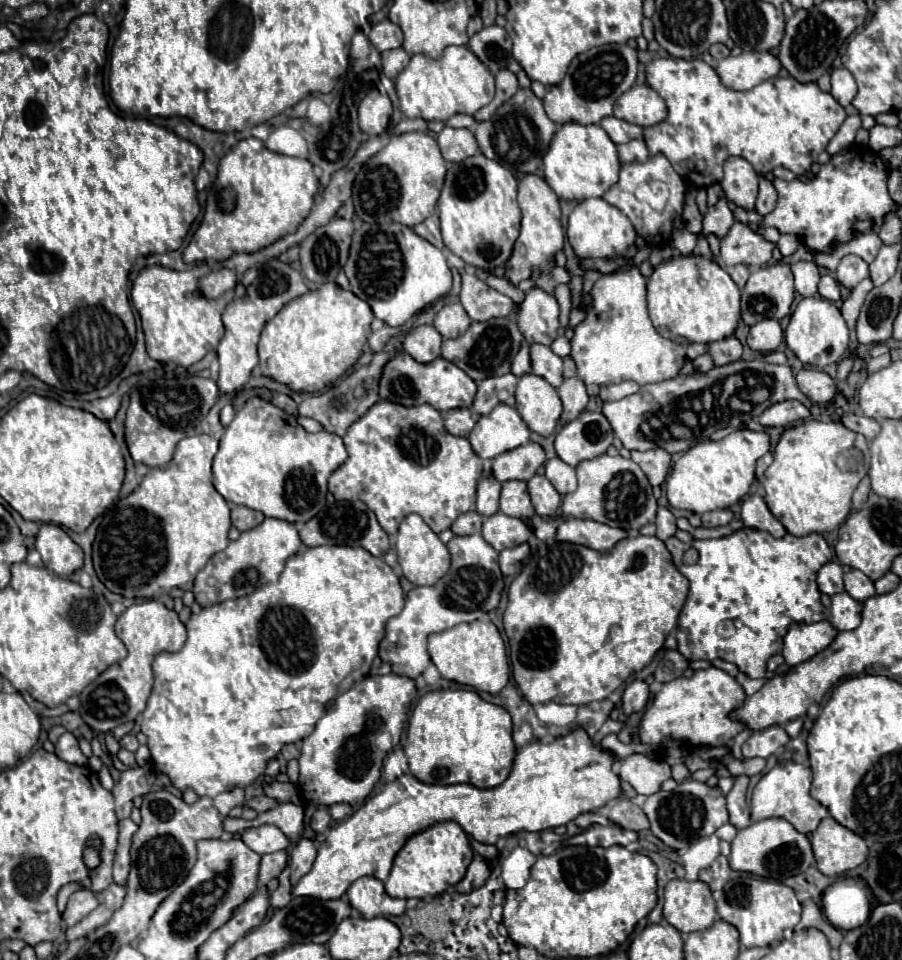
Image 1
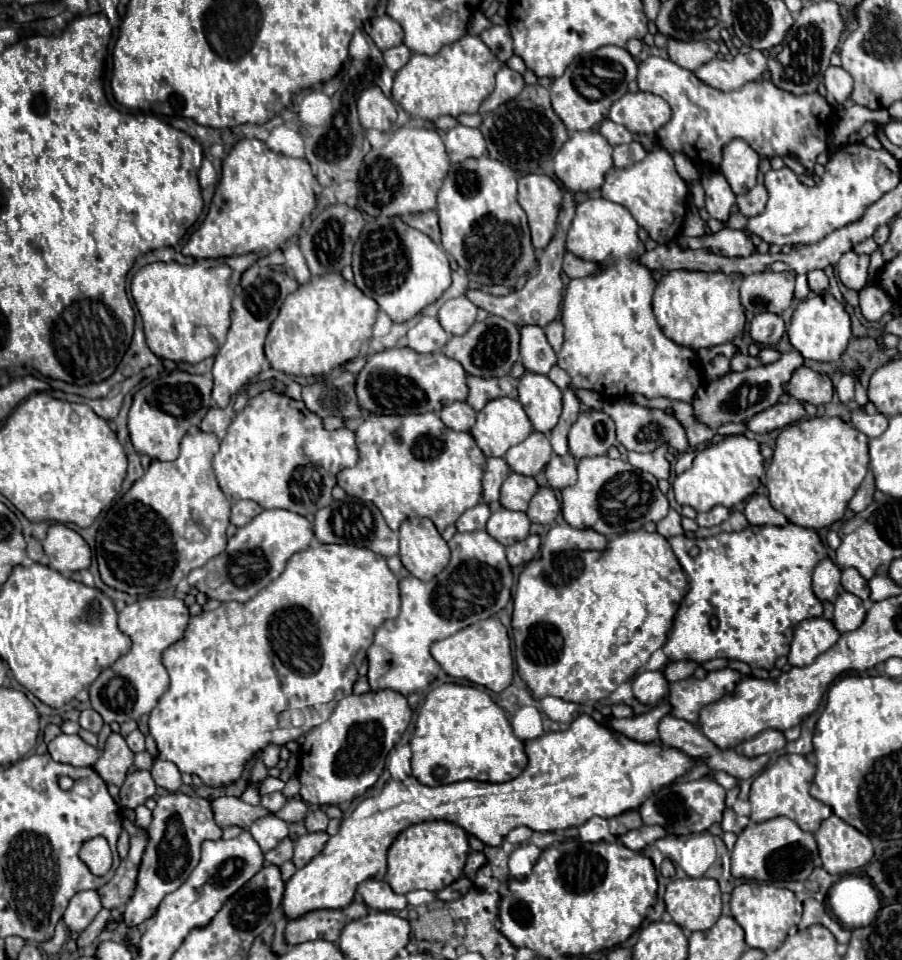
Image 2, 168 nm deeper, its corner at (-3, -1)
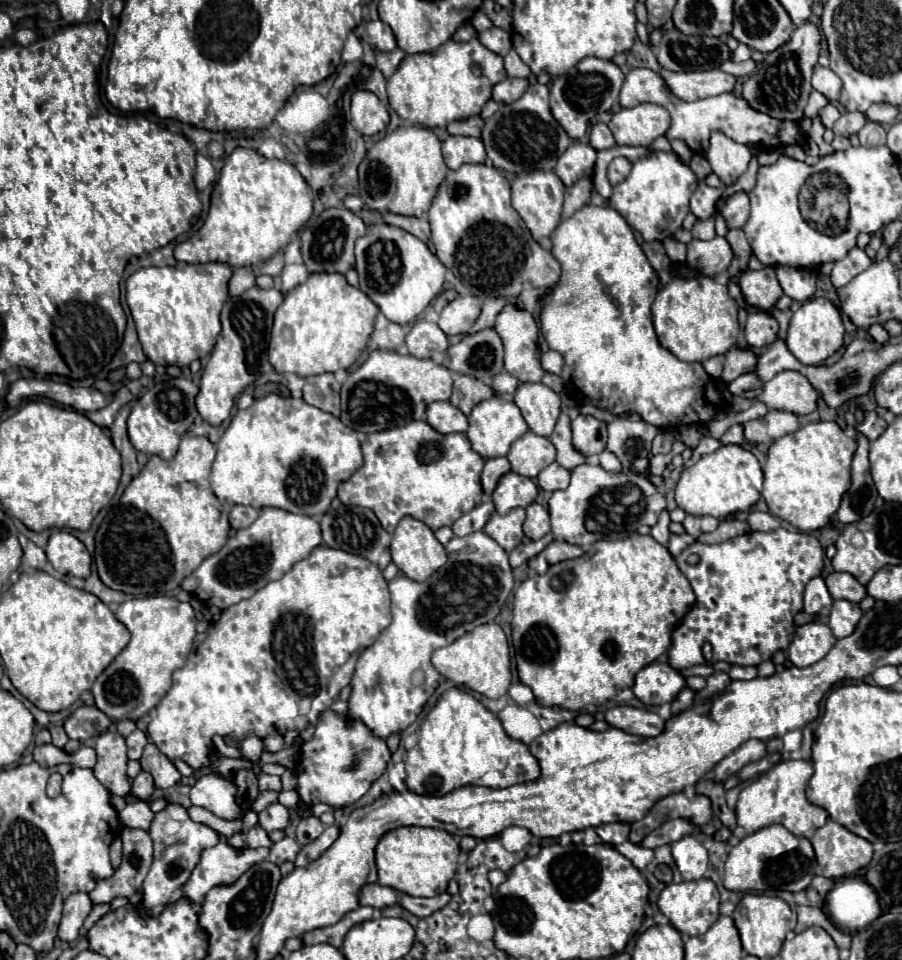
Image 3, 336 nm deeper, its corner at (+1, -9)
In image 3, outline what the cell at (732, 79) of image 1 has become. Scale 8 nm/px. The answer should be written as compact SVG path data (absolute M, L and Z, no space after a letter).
M688 71L688 73L668 73L664 75L668 89L682 101L696 101L704 97L714 97L734 89L736 79L724 71Z

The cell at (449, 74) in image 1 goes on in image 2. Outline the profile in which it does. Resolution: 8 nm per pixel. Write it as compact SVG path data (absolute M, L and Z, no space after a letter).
M474 35L442 47L438 55L412 55L410 63L394 77L392 97L410 115L422 119L436 119L440 115L458 117L462 113L478 113L480 103L494 91L494 75L502 67L490 49Z

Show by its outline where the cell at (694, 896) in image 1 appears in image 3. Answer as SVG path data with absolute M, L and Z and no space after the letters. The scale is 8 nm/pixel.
M712 879L670 883L662 889L660 899L658 899L660 911L684 935L704 935L718 919L718 905L720 905L720 895L718 895L718 889L716 889Z

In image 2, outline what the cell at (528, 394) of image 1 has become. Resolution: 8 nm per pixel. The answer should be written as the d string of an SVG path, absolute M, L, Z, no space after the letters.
M526 371L518 381L518 393L532 427L540 433L550 433L562 413L560 389L546 375Z

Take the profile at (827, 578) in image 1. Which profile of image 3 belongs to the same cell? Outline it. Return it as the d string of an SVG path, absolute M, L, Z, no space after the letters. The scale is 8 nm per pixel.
M814 577L808 585L806 585L806 589L804 589L804 613L810 613L810 615L818 615L818 617L822 617L822 615L826 615L830 609L830 605L832 605L834 601L832 601L832 597L830 597L830 593L828 593L828 589L826 589L826 583L824 583L824 579L822 577Z

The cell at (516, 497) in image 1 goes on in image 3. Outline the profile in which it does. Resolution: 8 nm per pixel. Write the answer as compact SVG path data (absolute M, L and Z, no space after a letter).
M508 471L498 481L498 487L492 493L492 501L496 511L504 515L514 507L528 507L530 503L534 503L536 493L538 493L538 487L534 485L532 479L522 477L514 471Z

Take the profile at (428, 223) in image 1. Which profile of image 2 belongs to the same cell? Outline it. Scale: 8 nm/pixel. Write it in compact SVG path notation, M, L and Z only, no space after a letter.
M436 211L410 215L410 217L406 217L406 223L410 223L410 227L426 233L434 243L440 243L440 227L438 227L438 213Z

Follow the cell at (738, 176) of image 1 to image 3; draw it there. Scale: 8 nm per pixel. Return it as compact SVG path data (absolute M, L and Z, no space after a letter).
M712 131L706 159L712 167L712 171L722 179L722 183L730 185L732 179L740 177L746 171L746 167L752 159L752 153L746 145L732 141L722 131Z

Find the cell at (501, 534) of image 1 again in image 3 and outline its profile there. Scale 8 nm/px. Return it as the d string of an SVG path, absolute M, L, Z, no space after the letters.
M522 507L518 509L512 509L510 513L506 515L500 515L500 513L494 513L484 531L504 549L504 551L512 551L520 541L522 541L522 523L524 523L524 517L526 517L526 511Z

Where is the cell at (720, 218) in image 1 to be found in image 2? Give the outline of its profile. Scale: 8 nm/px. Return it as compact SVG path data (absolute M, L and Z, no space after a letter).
M710 173L702 177L702 187L706 191L706 209L710 217L726 223L730 217L730 207L736 201L736 195L730 191L728 181L722 173Z

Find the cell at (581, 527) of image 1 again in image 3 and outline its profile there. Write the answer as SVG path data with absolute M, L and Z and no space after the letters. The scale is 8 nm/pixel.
M552 541L546 549L544 549L544 555L546 555L546 561L548 565L554 565L554 563L560 563L560 561L566 561L566 559L576 559L578 555L582 555L582 547L578 545L570 545L566 541Z

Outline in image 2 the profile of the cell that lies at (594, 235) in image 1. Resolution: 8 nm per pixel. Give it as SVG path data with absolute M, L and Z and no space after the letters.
M602 197L580 203L568 229L566 249L580 259L598 261L604 267L598 275L572 279L568 285L578 287L578 295L574 301L576 315L562 315L564 345L558 353L558 367L562 367L570 375L572 385L576 389L592 389L604 397L626 397L640 393L648 399L670 397L678 401L690 401L694 397L694 391L702 385L702 377L698 377L698 357L694 349L676 345L674 341L664 337L654 319L652 291L656 287L656 281L652 279L652 273L636 261L638 253L644 251L644 243L638 239L638 223L630 215L630 211Z

